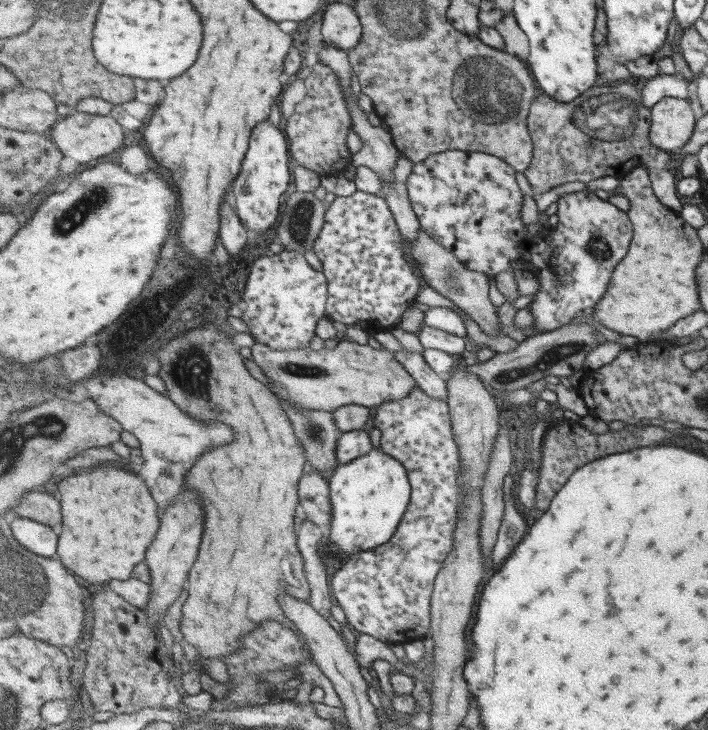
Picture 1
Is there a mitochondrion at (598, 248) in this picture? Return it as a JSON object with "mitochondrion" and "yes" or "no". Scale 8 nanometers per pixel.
{"mitochondrion":"yes"}

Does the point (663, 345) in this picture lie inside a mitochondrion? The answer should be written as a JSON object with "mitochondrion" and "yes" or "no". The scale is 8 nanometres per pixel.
{"mitochondrion":"no"}

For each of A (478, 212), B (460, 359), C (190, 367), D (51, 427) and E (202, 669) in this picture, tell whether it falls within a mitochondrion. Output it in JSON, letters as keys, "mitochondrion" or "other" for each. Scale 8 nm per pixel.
{"A":"other","B":"other","C":"mitochondrion","D":"mitochondrion","E":"other"}

